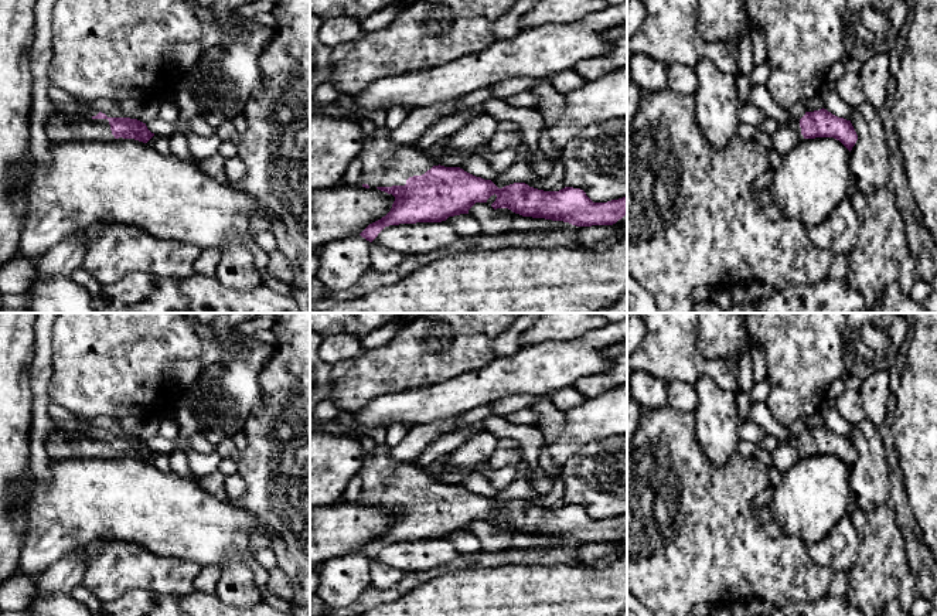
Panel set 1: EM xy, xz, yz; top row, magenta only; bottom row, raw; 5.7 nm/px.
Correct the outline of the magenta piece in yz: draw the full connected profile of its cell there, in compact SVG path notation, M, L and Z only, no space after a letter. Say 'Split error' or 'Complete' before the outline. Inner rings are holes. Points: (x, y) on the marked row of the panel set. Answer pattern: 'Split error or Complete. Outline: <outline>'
Split error. Outline: M824 108L814 112L805 112L800 120L791 119L788 126L797 133L800 140L834 137L839 140L849 152L858 140L858 135L851 120L838 118Z

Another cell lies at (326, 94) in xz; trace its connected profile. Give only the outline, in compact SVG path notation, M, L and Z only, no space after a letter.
M331 78L323 84L311 96L313 106L327 106L338 99L340 92L334 88Z

